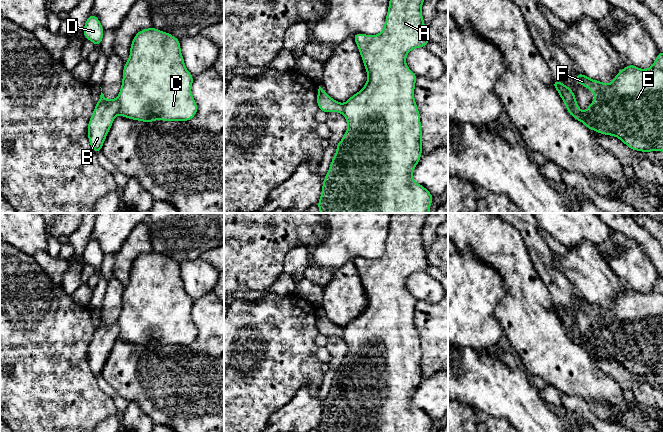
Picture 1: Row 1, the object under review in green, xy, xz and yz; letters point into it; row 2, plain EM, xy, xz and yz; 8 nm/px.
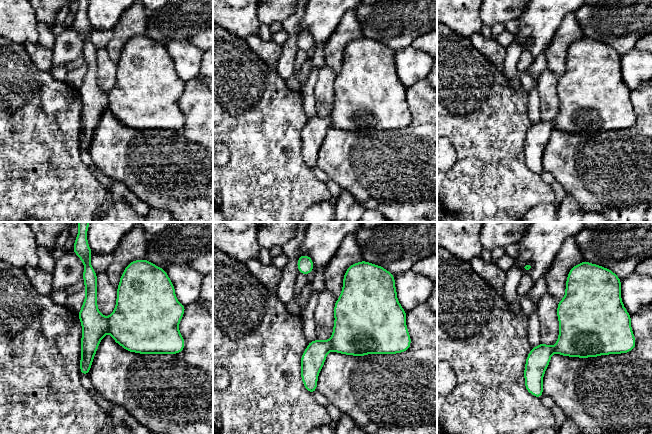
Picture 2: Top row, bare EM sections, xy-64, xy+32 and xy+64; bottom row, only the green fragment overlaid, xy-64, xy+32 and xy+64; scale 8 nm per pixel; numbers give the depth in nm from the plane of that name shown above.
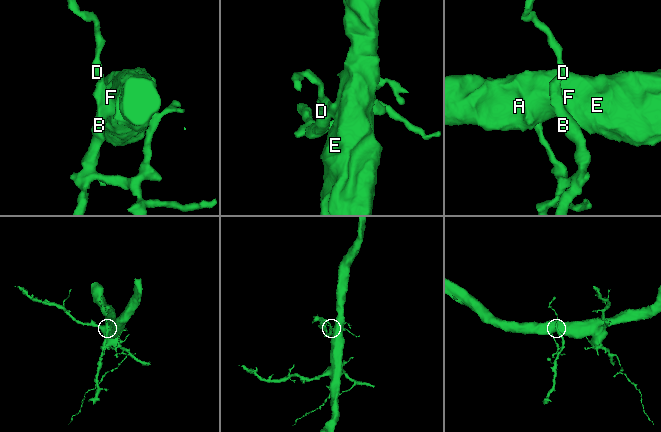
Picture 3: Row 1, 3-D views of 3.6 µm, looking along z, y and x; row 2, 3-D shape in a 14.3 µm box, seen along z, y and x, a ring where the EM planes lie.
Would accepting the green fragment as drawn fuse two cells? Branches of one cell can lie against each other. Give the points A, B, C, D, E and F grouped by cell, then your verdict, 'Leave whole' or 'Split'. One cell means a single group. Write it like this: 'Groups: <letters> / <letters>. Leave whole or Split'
Groups: A C E F / B D. Split

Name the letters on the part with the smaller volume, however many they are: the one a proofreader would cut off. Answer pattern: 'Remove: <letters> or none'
Remove: B, D

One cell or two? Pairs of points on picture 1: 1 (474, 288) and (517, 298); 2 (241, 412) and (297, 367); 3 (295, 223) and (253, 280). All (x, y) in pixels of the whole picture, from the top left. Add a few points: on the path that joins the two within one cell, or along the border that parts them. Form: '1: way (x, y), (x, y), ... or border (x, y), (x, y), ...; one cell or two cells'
1: border (499, 272), (507, 293), (494, 308), (496, 317); two cells
2: way (254, 398), (283, 369); one cell
3: way (287, 237), (259, 266); one cell

